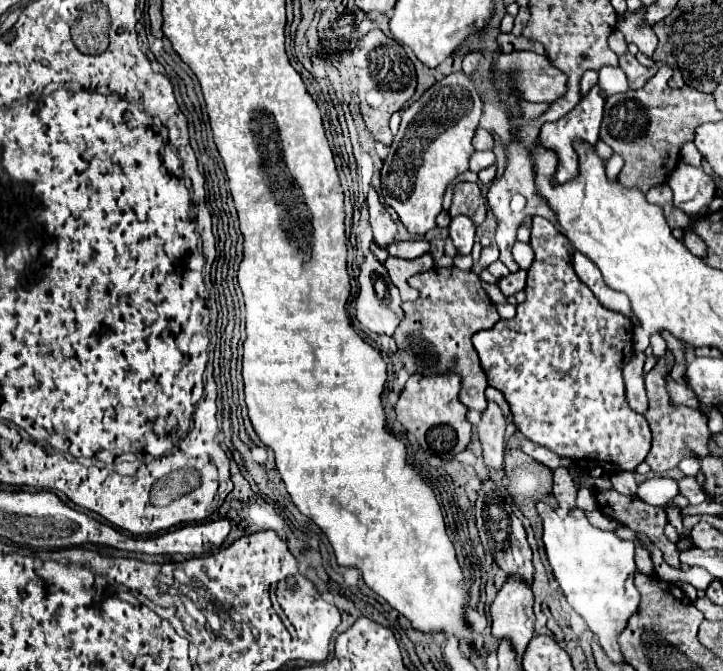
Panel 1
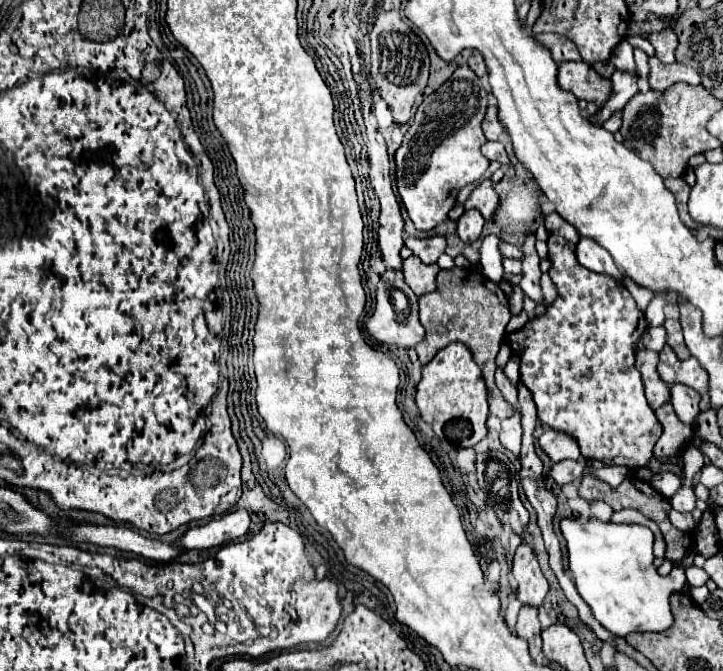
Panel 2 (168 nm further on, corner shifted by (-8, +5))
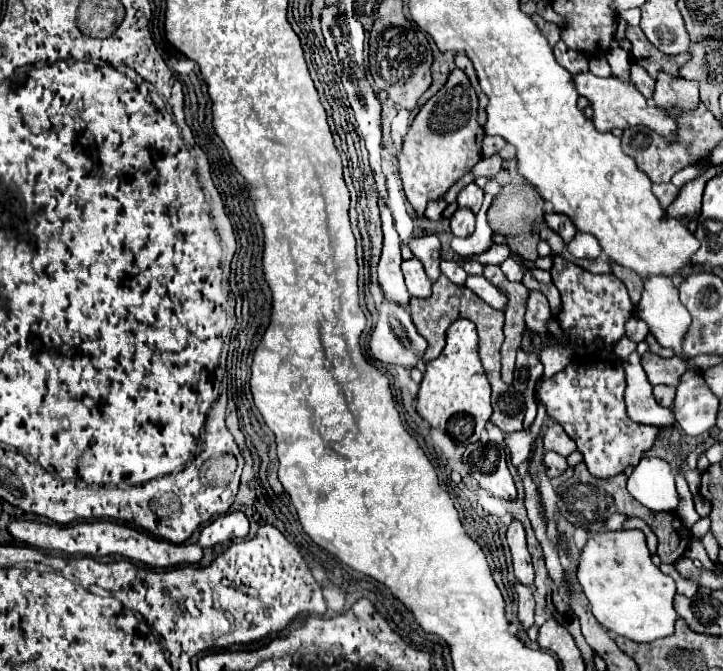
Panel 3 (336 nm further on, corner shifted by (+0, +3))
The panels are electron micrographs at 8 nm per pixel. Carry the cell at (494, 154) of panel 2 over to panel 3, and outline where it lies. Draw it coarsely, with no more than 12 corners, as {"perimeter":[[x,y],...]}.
{"perimeter":[[484,136],[482,154],[492,156],[504,148],[500,136]]}

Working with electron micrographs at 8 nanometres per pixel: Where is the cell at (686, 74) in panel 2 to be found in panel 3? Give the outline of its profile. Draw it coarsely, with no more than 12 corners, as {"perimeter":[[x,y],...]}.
{"perimeter":[[660,70],[652,100],[660,108],[690,110],[698,82]]}

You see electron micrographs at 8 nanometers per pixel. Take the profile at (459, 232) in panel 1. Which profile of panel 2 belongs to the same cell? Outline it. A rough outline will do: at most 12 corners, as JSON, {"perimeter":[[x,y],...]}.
{"perimeter":[[466,210],[458,220],[458,236],[472,244],[480,238],[484,218]]}

